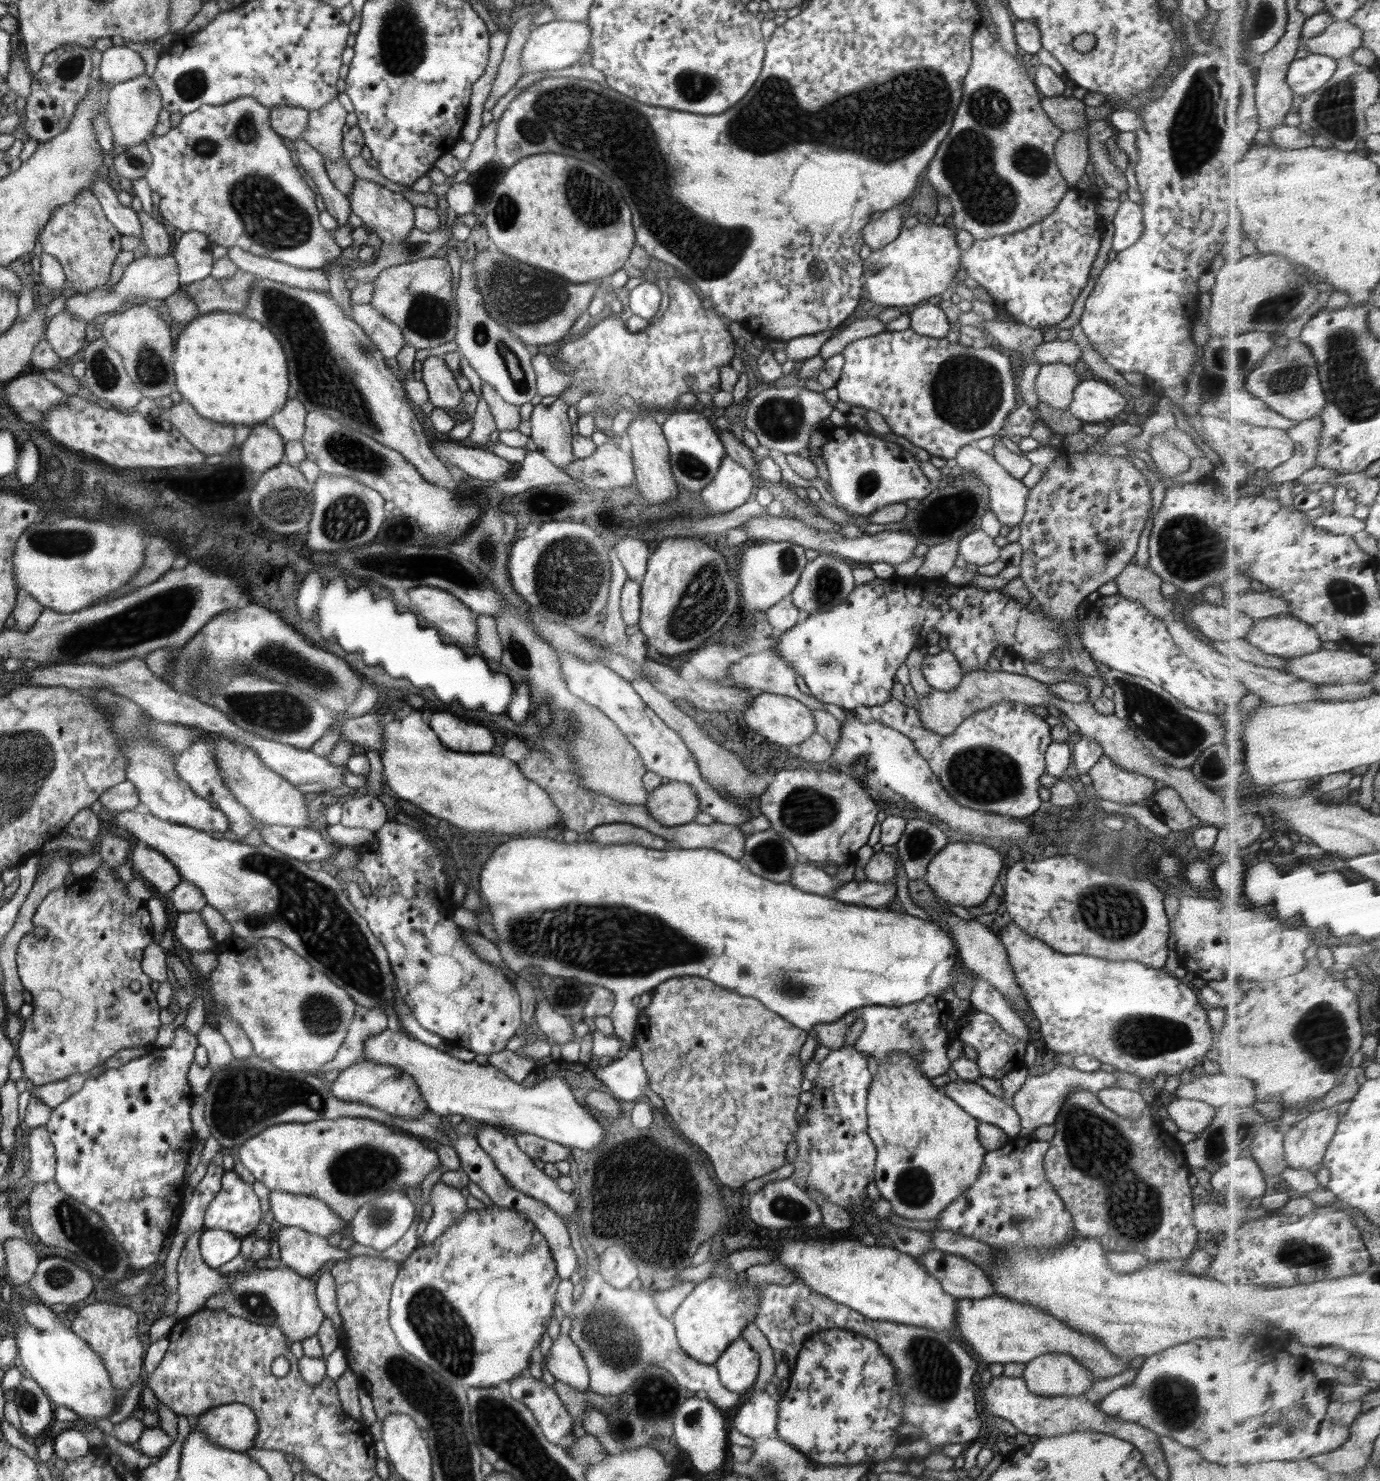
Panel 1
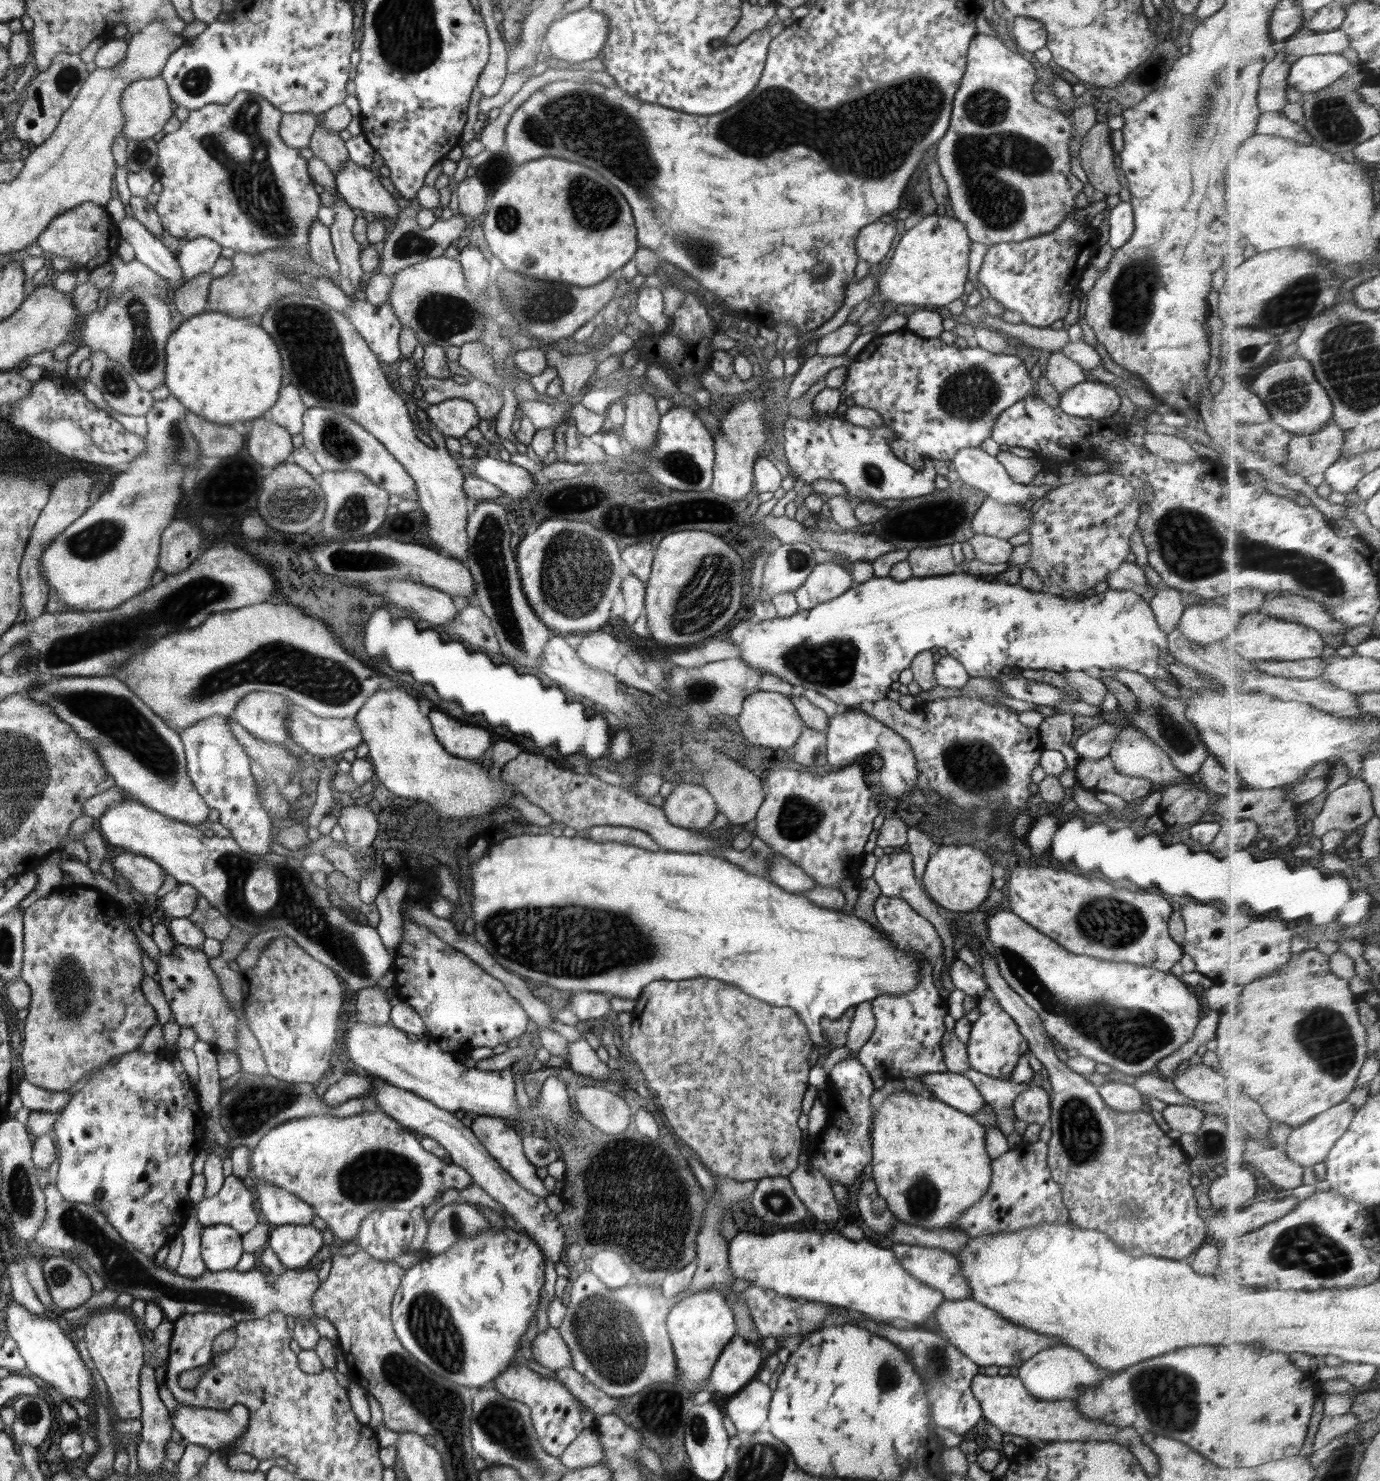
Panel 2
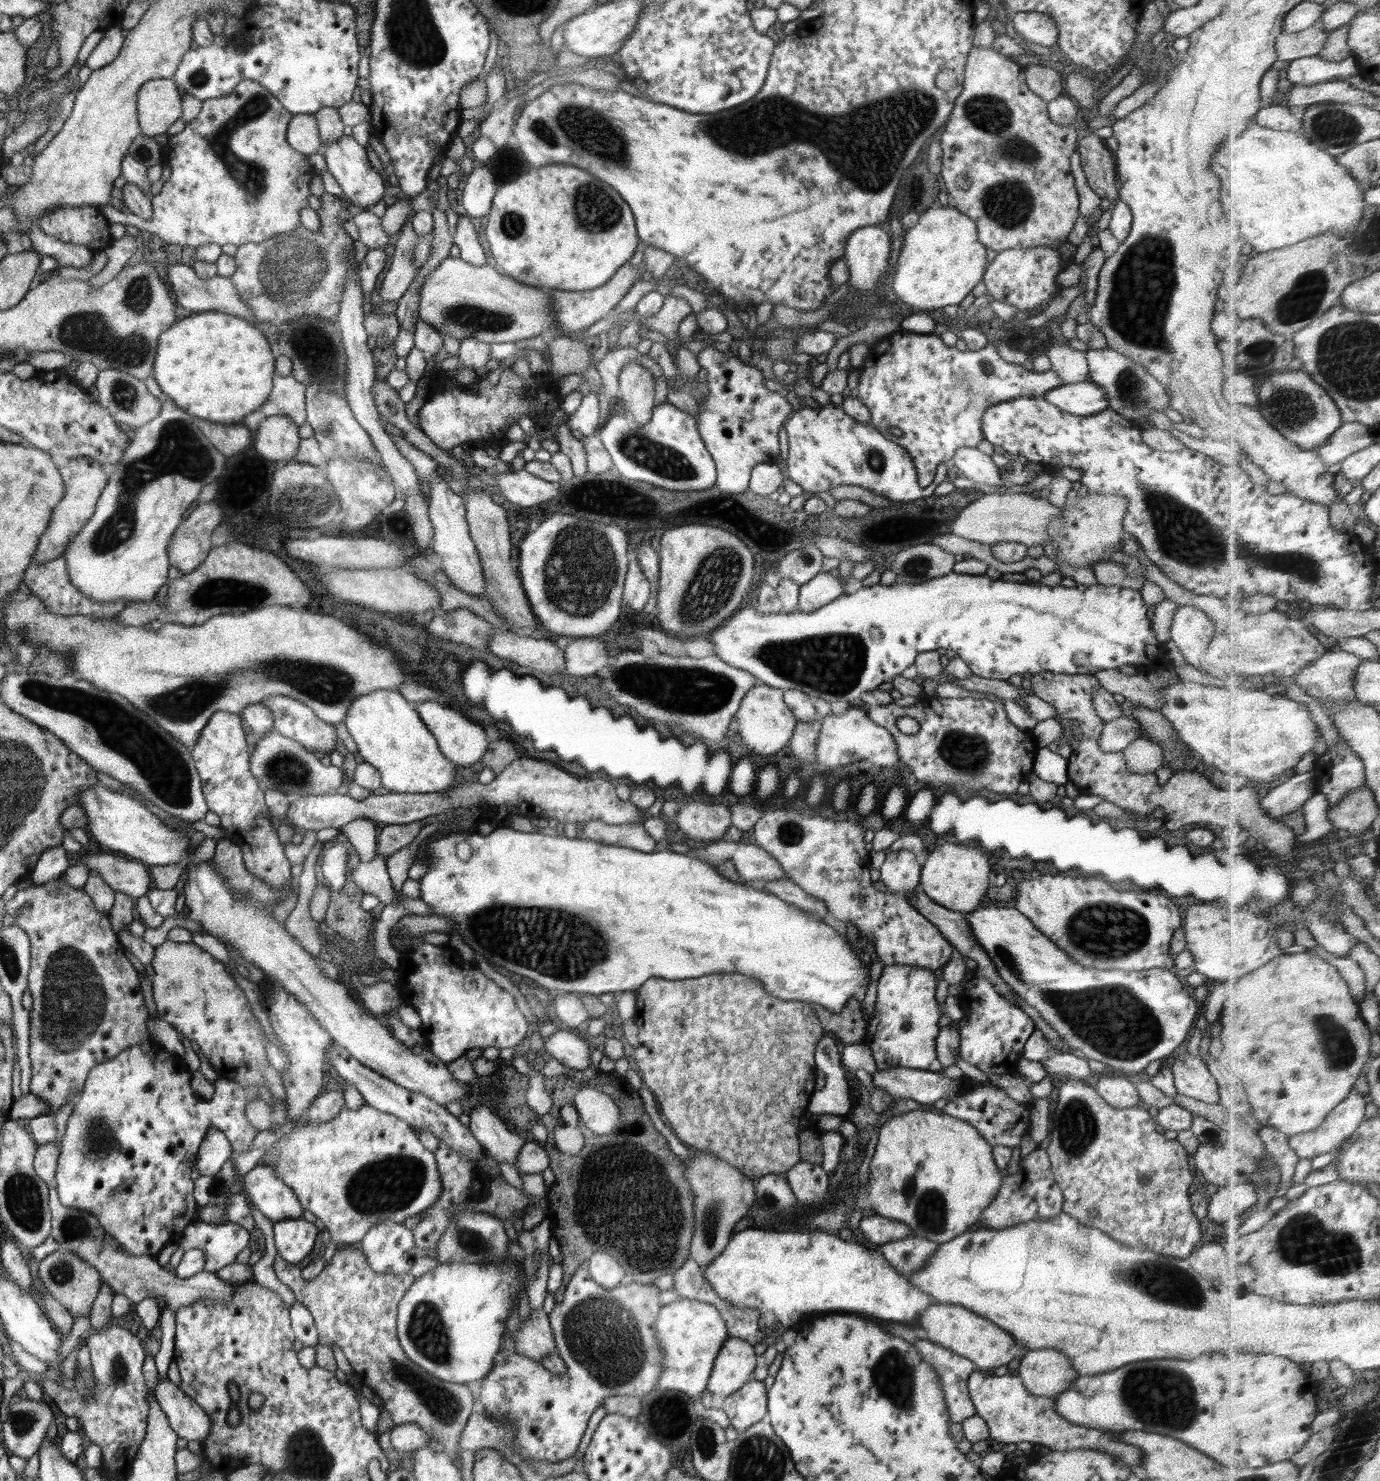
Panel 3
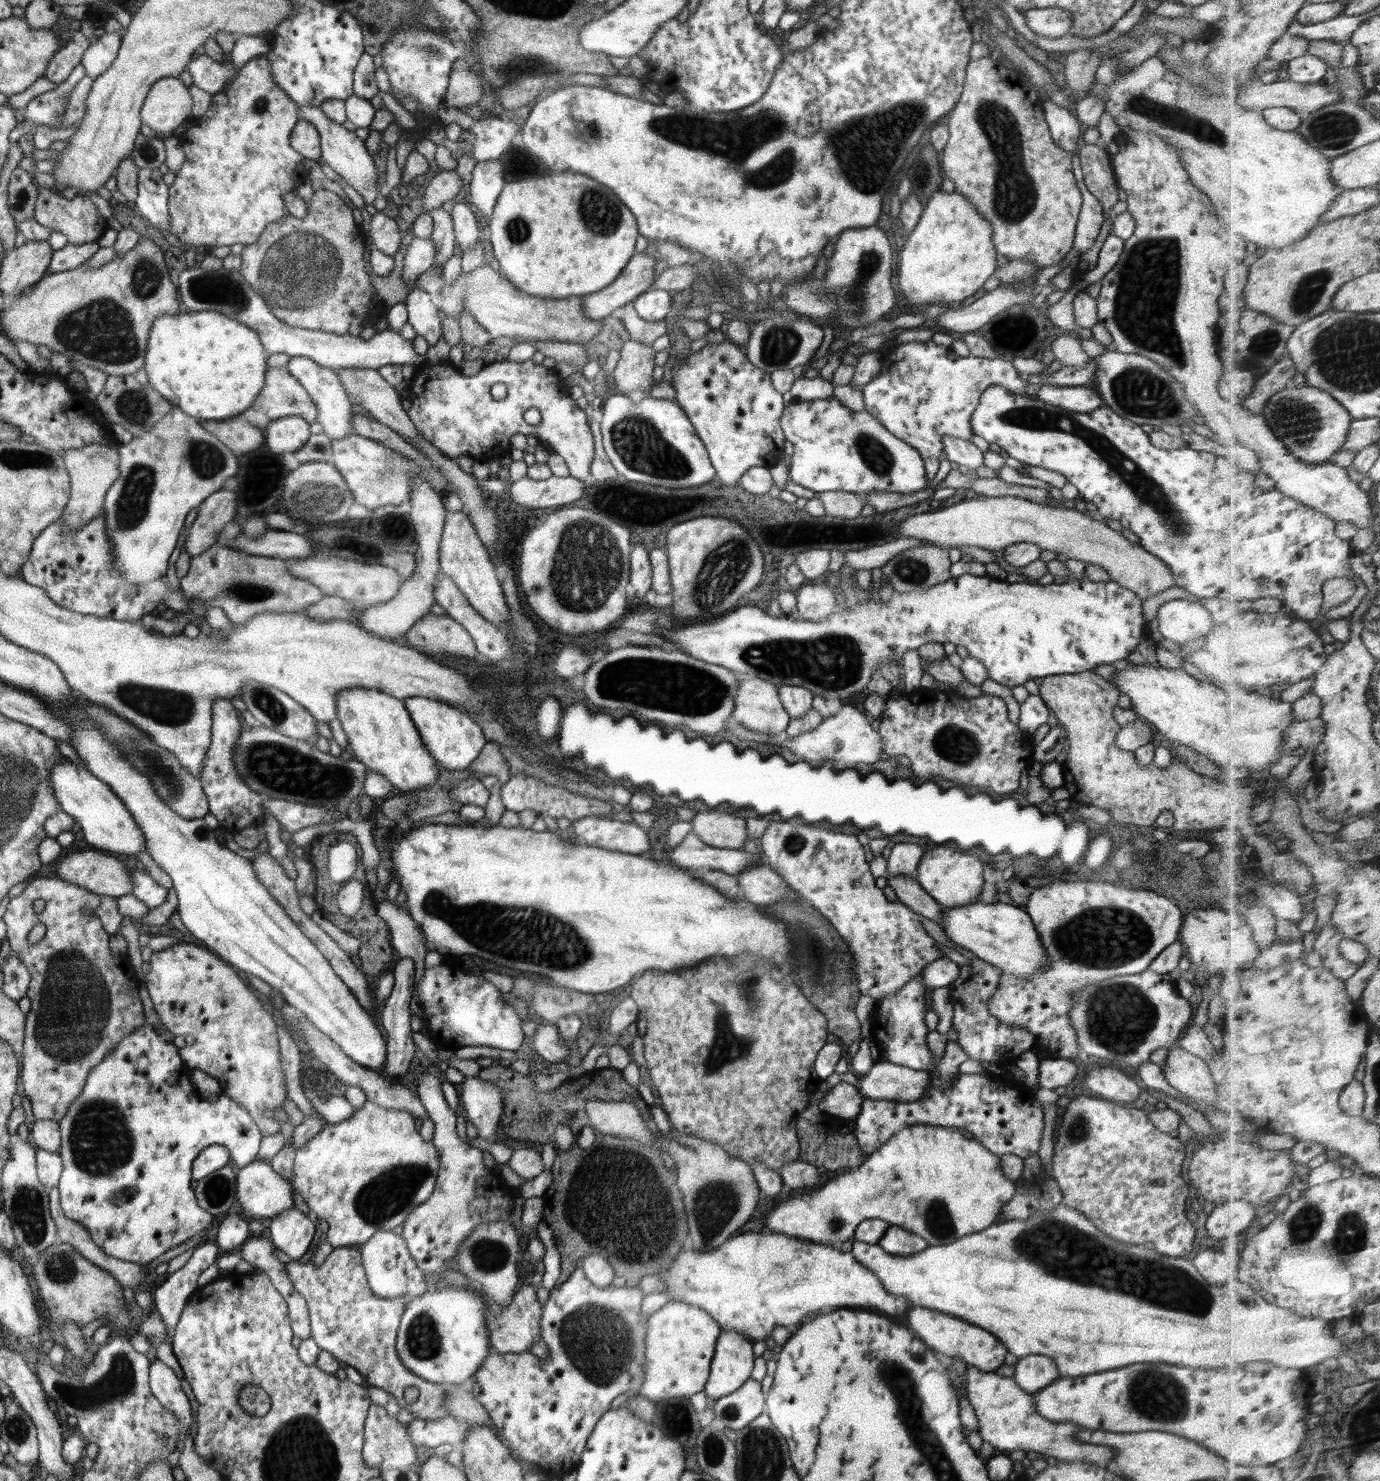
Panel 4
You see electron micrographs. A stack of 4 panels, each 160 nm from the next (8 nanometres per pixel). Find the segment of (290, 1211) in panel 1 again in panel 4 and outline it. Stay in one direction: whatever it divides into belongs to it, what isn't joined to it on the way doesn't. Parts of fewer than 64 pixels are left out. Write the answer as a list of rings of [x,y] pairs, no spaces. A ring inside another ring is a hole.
[[[262,1160],[243,1166],[236,1175],[235,1185],[235,1197],[247,1213],[272,1218],[294,1207],[292,1184]]]

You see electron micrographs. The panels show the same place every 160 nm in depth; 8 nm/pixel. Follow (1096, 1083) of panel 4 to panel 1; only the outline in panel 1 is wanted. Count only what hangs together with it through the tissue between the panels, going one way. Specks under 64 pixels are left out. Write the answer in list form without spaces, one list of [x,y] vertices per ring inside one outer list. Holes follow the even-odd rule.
[[[1104,1088],[1098,1092],[1099,1101],[1124,1118],[1137,1119],[1148,1111],[1146,1101],[1138,1091],[1126,1088]]]

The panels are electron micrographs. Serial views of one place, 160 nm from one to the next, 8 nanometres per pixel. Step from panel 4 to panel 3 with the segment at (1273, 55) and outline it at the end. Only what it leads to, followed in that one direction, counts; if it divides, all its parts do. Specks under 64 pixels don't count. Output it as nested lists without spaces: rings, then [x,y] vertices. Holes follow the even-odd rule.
[[[1318,24],[1299,33],[1283,31],[1277,45],[1279,60],[1272,68],[1288,70],[1291,62],[1318,55],[1324,50],[1331,34],[1332,31],[1320,30]]]

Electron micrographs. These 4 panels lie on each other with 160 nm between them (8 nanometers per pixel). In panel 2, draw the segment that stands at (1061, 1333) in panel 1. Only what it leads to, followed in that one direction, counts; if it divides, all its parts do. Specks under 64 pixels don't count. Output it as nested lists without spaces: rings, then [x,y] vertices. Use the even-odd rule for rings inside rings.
[[[971,1298],[942,1301],[934,1313],[934,1322],[938,1322],[941,1335],[948,1338],[948,1343],[956,1346],[981,1369],[986,1366],[1000,1366],[1006,1370],[1012,1366],[1019,1367],[1040,1350],[1062,1345],[1060,1338],[1046,1338],[1044,1334],[1028,1330],[1025,1326],[1016,1326],[1016,1322],[1002,1318]]]

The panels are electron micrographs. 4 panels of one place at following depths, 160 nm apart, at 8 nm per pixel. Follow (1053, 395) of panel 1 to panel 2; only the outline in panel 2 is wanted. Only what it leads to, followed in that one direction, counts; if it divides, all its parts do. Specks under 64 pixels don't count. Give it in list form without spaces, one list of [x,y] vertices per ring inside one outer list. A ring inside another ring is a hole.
[[[1058,351],[1048,358],[1044,376],[1060,396],[1064,396],[1074,386],[1086,381],[1083,369],[1074,360],[1066,358]]]

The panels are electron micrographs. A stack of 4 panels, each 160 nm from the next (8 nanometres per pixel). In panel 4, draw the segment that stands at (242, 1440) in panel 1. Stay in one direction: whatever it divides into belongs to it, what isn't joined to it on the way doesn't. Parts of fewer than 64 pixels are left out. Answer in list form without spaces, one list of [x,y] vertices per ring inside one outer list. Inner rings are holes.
[[[157,1357],[154,1362],[149,1364],[149,1385],[152,1394],[165,1409],[172,1412],[172,1416],[178,1420],[180,1428],[187,1434],[194,1424],[190,1400],[182,1391],[178,1376]]]

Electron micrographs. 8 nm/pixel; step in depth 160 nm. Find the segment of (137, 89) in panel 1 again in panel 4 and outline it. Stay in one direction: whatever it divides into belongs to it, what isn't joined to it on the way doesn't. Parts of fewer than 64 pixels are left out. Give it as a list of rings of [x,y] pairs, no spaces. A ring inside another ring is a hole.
[[[176,77],[158,79],[148,91],[140,114],[141,122],[157,133],[170,134],[191,119],[192,97]]]

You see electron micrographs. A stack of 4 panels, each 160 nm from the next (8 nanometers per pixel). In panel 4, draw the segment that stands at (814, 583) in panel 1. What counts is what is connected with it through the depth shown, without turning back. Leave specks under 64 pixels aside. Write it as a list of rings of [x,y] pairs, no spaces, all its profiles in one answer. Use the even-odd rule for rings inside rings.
[[[827,583],[802,585],[796,590],[798,612],[802,620],[822,622],[836,612],[836,594]]]

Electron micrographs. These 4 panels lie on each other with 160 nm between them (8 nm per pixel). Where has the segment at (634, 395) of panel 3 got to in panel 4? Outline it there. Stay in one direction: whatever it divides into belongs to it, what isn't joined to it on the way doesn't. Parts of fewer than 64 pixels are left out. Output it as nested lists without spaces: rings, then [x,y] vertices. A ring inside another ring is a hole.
[[[628,340],[620,350],[620,360],[613,370],[614,382],[624,396],[634,391],[650,394],[654,384],[654,350],[642,342]]]

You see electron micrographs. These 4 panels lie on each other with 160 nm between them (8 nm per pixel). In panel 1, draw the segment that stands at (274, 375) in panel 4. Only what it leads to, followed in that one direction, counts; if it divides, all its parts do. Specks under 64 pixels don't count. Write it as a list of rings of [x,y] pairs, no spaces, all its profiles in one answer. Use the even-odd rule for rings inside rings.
[[[289,398],[285,405],[272,415],[274,429],[284,441],[300,440],[305,433],[307,409],[296,398]]]

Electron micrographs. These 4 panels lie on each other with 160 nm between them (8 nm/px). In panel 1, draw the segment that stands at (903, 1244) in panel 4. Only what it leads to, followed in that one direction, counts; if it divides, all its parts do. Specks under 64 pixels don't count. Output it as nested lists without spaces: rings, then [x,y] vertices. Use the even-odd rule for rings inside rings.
[[[932,1249],[921,1254],[919,1263],[936,1278],[944,1293],[958,1299],[980,1299],[996,1295],[994,1284],[976,1263],[956,1254]]]

